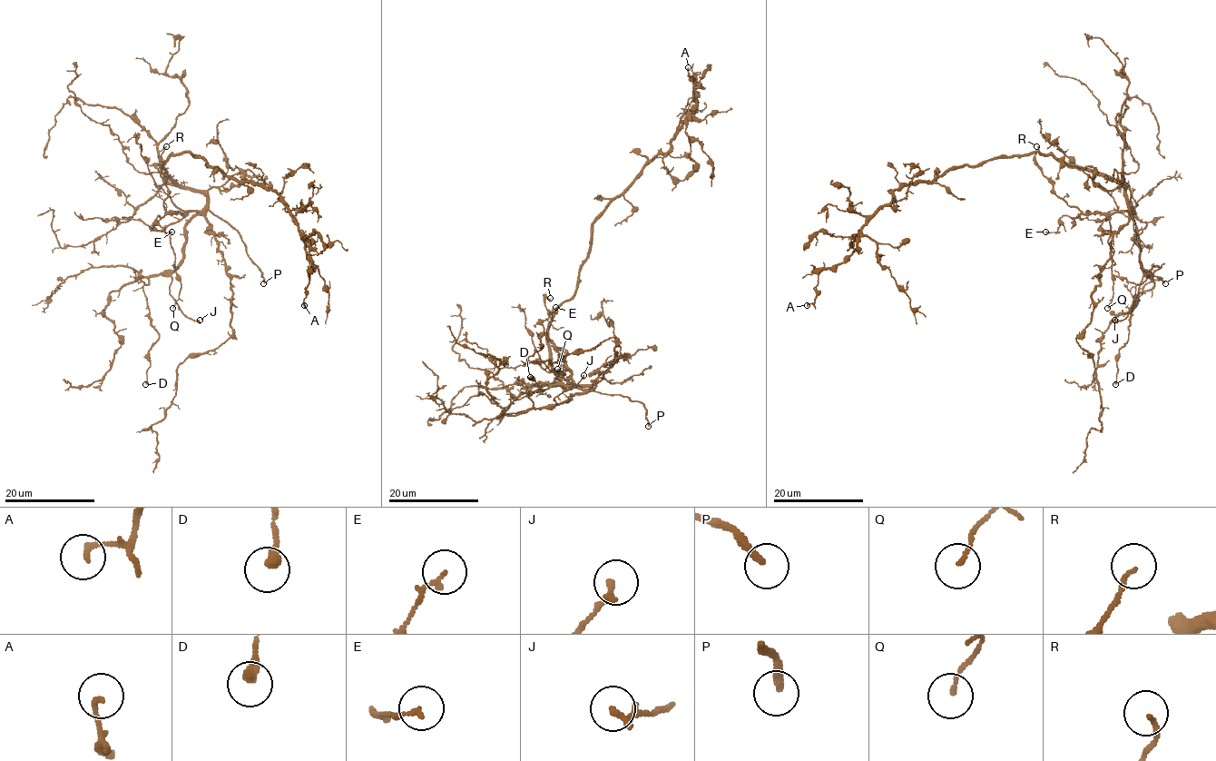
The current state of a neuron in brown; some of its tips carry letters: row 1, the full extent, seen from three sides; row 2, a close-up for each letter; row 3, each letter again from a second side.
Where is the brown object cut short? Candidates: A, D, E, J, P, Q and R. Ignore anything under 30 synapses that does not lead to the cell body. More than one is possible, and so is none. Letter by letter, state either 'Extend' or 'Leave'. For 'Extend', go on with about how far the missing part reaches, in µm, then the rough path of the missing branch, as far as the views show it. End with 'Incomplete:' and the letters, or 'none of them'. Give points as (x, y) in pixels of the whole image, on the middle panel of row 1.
A: Leave
D: Leave
E: Leave
J: Leave
P: Extend. Missing length about 40 µm
Q: Leave
R: Leave
Incomplete: P

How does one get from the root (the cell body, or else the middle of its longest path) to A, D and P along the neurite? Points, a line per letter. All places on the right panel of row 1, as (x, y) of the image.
A: (1097, 174), (1034, 152), (907, 182), (863, 228), (856, 249), (818, 274), (807, 305)
D: (1097, 174), (1113, 177), (1124, 189), (1140, 264), (1147, 274), (1135, 286), (1115, 384)
P: (1097, 174), (1113, 177), (1124, 189), (1126, 206), (1133, 219), (1140, 264), (1165, 283)

